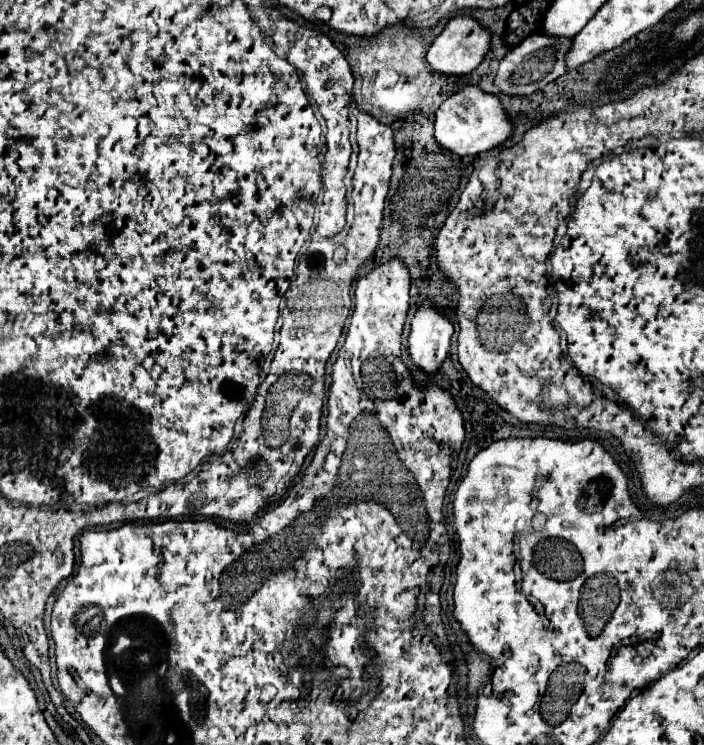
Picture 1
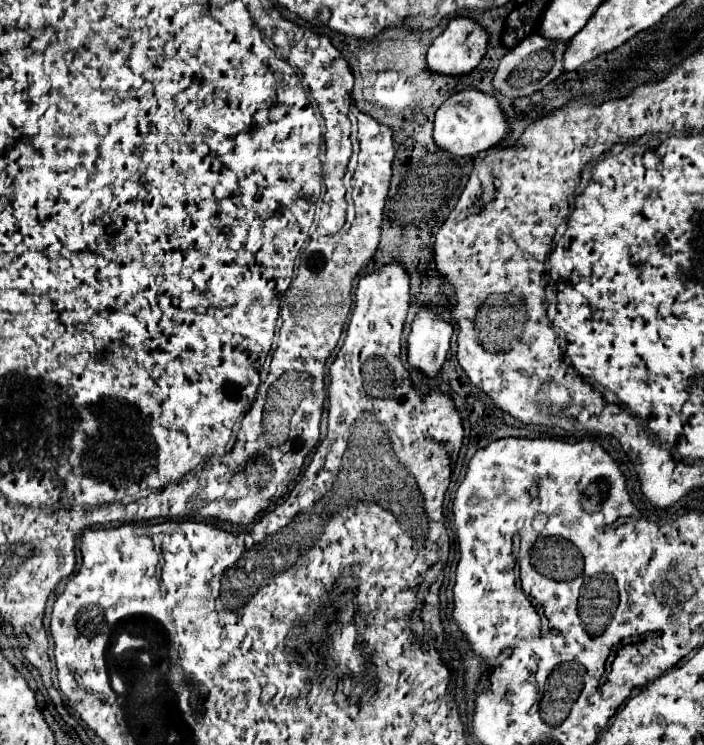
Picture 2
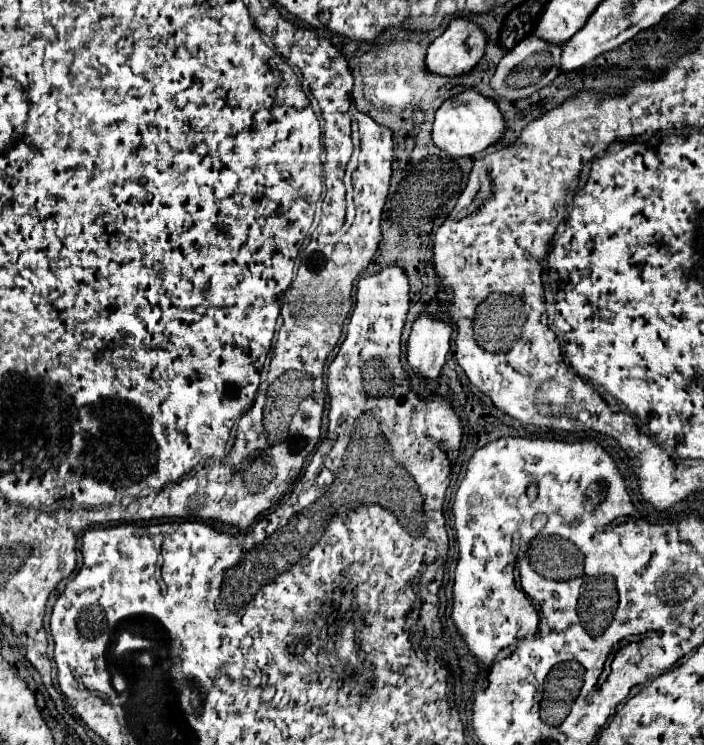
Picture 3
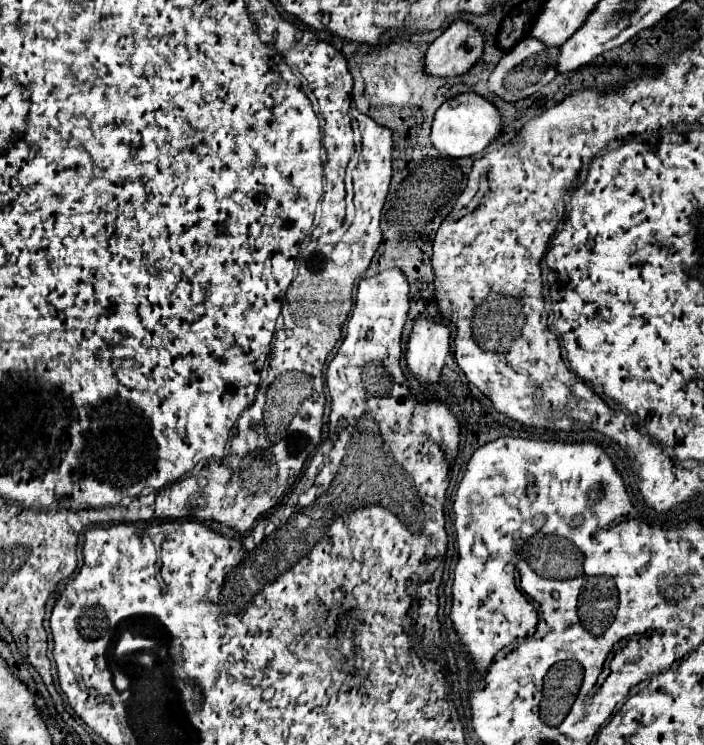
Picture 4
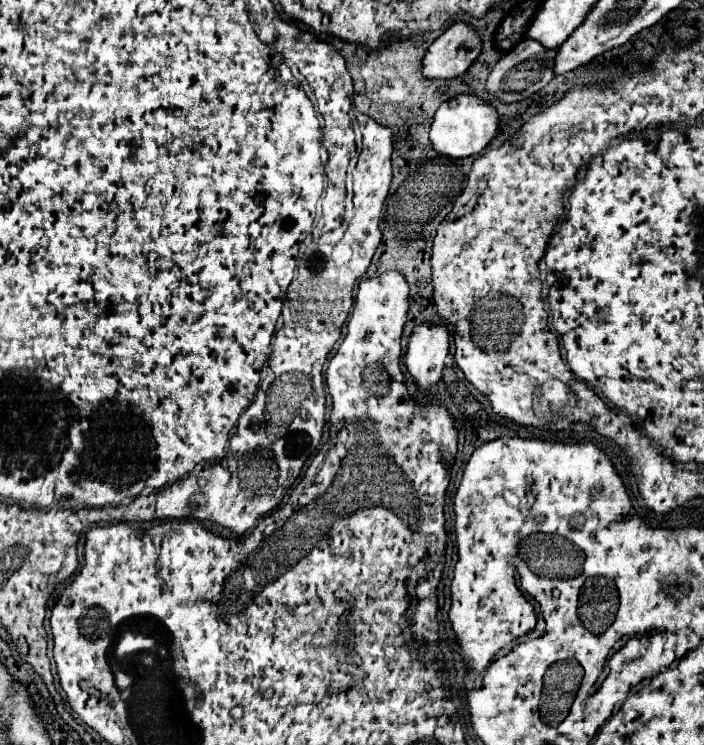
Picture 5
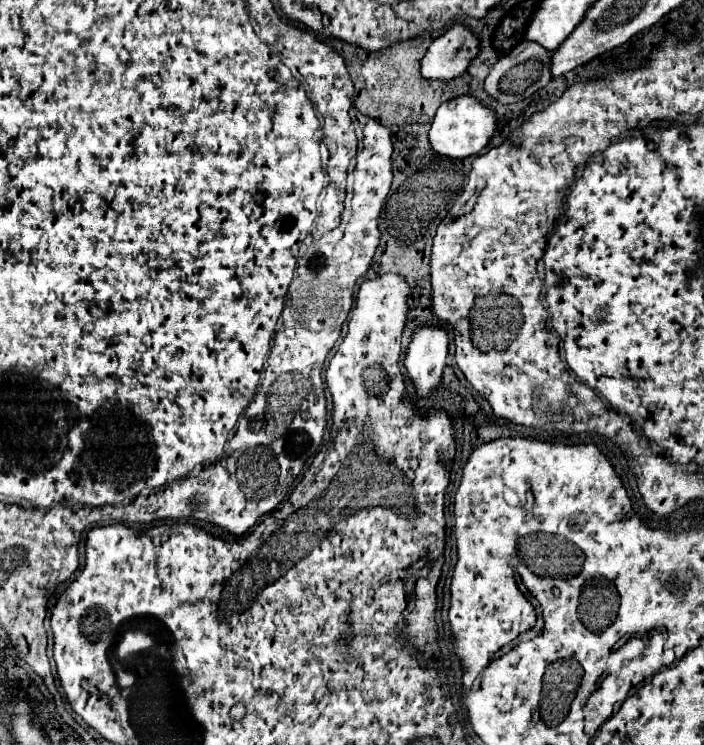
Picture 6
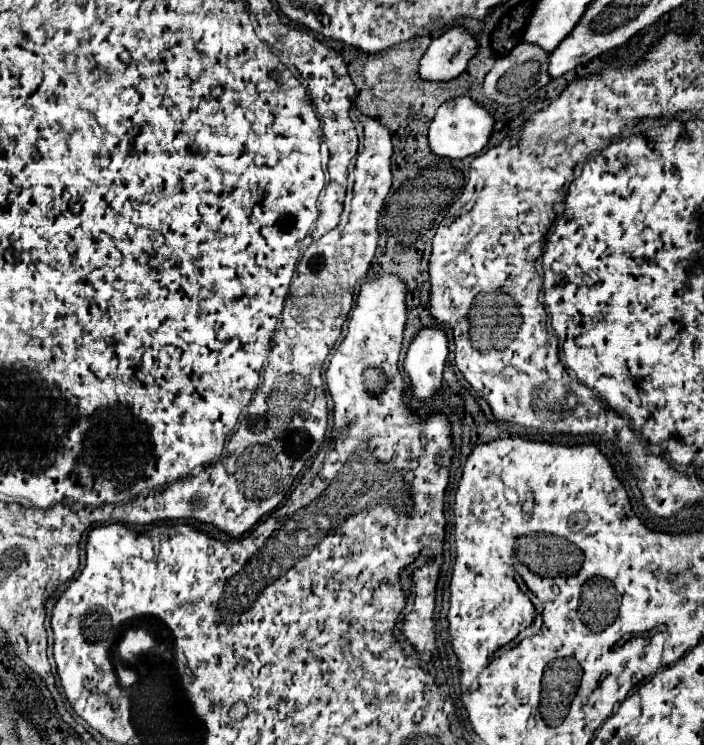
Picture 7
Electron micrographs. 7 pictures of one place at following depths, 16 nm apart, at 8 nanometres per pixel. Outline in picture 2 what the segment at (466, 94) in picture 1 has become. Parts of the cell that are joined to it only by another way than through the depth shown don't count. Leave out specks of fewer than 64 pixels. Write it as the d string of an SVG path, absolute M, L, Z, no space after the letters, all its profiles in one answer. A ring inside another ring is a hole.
M476 88L462 90L450 96L438 110L434 120L434 142L440 150L446 150L454 156L476 156L490 146L498 144L508 132L508 124L498 102L492 96L478 92Z

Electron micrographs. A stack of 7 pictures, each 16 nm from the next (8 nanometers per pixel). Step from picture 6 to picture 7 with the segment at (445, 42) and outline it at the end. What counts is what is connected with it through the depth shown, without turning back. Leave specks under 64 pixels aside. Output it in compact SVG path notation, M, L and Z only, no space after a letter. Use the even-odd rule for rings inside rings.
M460 26L450 28L442 36L438 36L426 50L426 54L420 60L420 78L428 82L448 82L456 76L460 76L466 70L468 60L476 54L476 40Z

